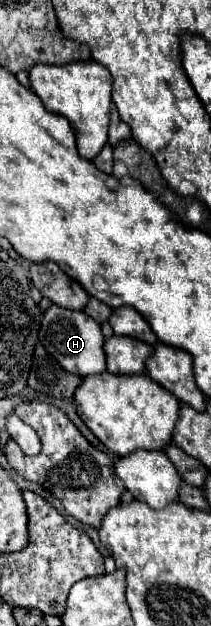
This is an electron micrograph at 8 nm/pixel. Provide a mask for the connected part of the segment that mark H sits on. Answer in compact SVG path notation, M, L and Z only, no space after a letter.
M52 305L40 325L40 343L46 351L68 371L80 377L100 375L106 371L106 353L104 353L104 335L100 325L90 319L84 311L72 311L58 305Z

